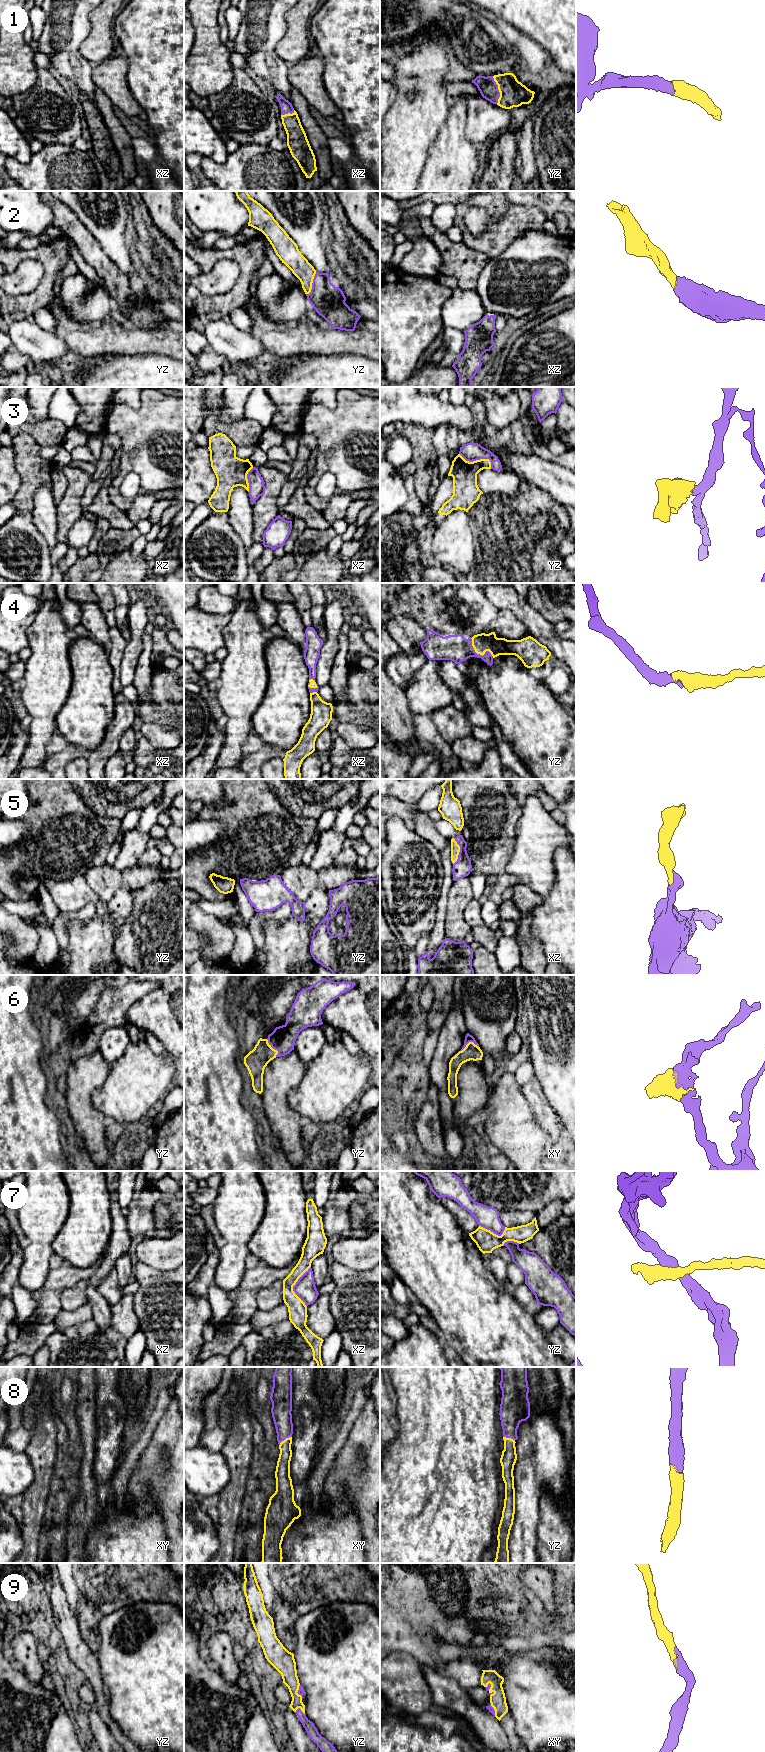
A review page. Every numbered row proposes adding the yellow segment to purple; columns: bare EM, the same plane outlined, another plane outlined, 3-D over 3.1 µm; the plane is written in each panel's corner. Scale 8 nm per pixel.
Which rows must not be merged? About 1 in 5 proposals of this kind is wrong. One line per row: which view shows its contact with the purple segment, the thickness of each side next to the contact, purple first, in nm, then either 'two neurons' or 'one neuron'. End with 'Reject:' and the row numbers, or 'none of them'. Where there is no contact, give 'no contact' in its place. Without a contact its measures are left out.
1: yz | 150/220 nm | one neuron
2: yz | 260/160 nm | one neuron
3: yz | 150/200 nm | two neurons
4: yz | 220/150 nm | one neuron
5: xz | 150/80 nm | one neuron
6: yz | 200/180 nm | one neuron
7: xz | 170/150 nm | two neurons
8: xy | 160/110 nm | one neuron
9: yz | 90/120 nm | one neuron
Reject: 3, 7

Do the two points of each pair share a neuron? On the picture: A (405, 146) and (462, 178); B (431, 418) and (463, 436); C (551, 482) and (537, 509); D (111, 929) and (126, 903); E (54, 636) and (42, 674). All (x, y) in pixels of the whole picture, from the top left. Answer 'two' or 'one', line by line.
A: two
B: two
C: two
D: one
E: one

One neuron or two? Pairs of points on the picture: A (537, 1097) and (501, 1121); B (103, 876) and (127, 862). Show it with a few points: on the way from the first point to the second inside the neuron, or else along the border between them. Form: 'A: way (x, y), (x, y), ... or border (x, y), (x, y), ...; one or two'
A: border (522, 1091), (538, 1124); two
B: border (137, 862), (120, 871), (112, 866); two

